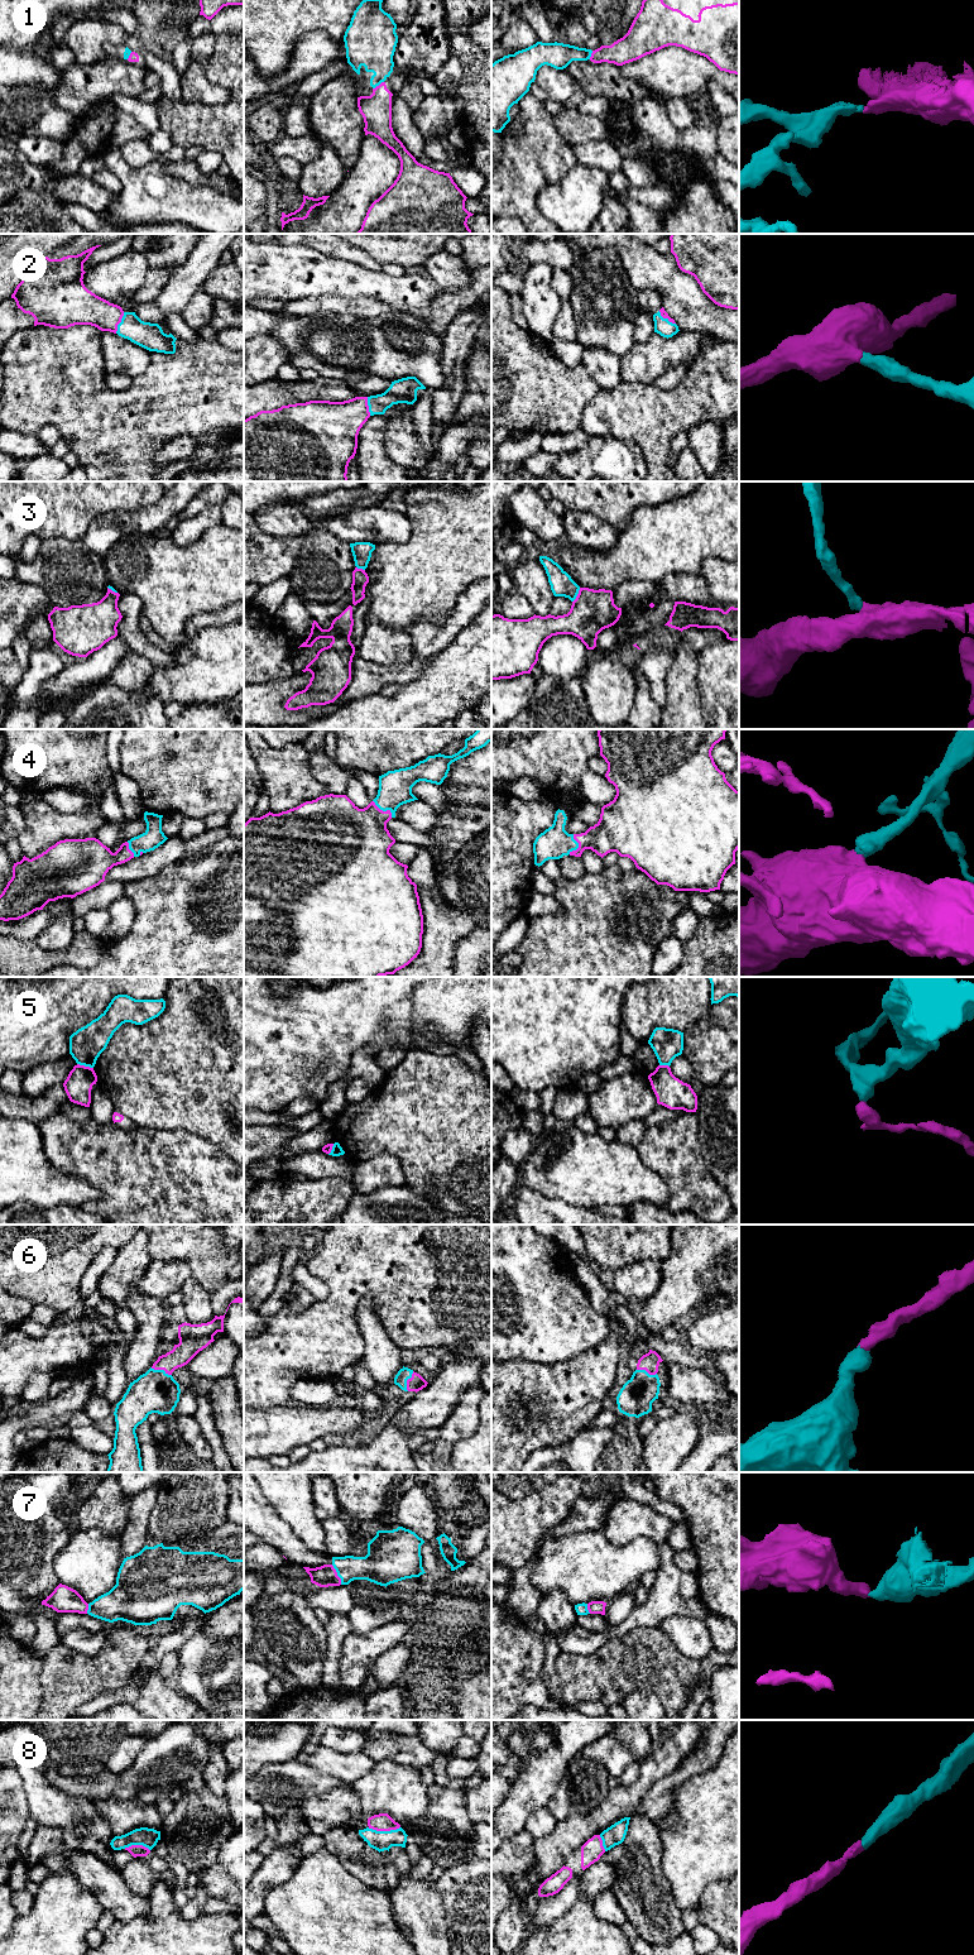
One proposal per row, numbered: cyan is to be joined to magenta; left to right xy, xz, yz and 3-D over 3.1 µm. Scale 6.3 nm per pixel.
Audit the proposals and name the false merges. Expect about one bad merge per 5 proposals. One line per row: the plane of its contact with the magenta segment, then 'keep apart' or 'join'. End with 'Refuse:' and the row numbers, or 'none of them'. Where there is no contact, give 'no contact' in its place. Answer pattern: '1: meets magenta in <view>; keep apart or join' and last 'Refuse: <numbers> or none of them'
1: meets magenta in xz; join
2: meets magenta in xy; join
3: meets magenta in yz; keep apart
4: meets magenta in xz; join
5: meets magenta in xy; keep apart
6: meets magenta in xy; join
7: meets magenta in xz; join
8: meets magenta in xz; join
Refuse: 3, 5

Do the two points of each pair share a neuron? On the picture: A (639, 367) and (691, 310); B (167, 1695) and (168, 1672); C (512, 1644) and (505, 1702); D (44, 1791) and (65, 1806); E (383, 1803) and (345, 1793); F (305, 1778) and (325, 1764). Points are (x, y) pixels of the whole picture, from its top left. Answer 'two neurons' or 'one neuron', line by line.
A: two neurons
B: two neurons
C: one neuron
D: one neuron
E: two neurons
F: two neurons

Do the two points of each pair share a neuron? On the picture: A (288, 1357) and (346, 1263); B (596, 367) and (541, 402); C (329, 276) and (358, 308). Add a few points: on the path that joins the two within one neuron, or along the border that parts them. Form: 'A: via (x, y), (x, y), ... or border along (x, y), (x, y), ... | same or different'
A: via (312, 1333), (342, 1303), (346, 1287) | same
B: border along (581, 360), (600, 387) | different
C: border along (318, 298), (375, 298), (378, 301) | different

